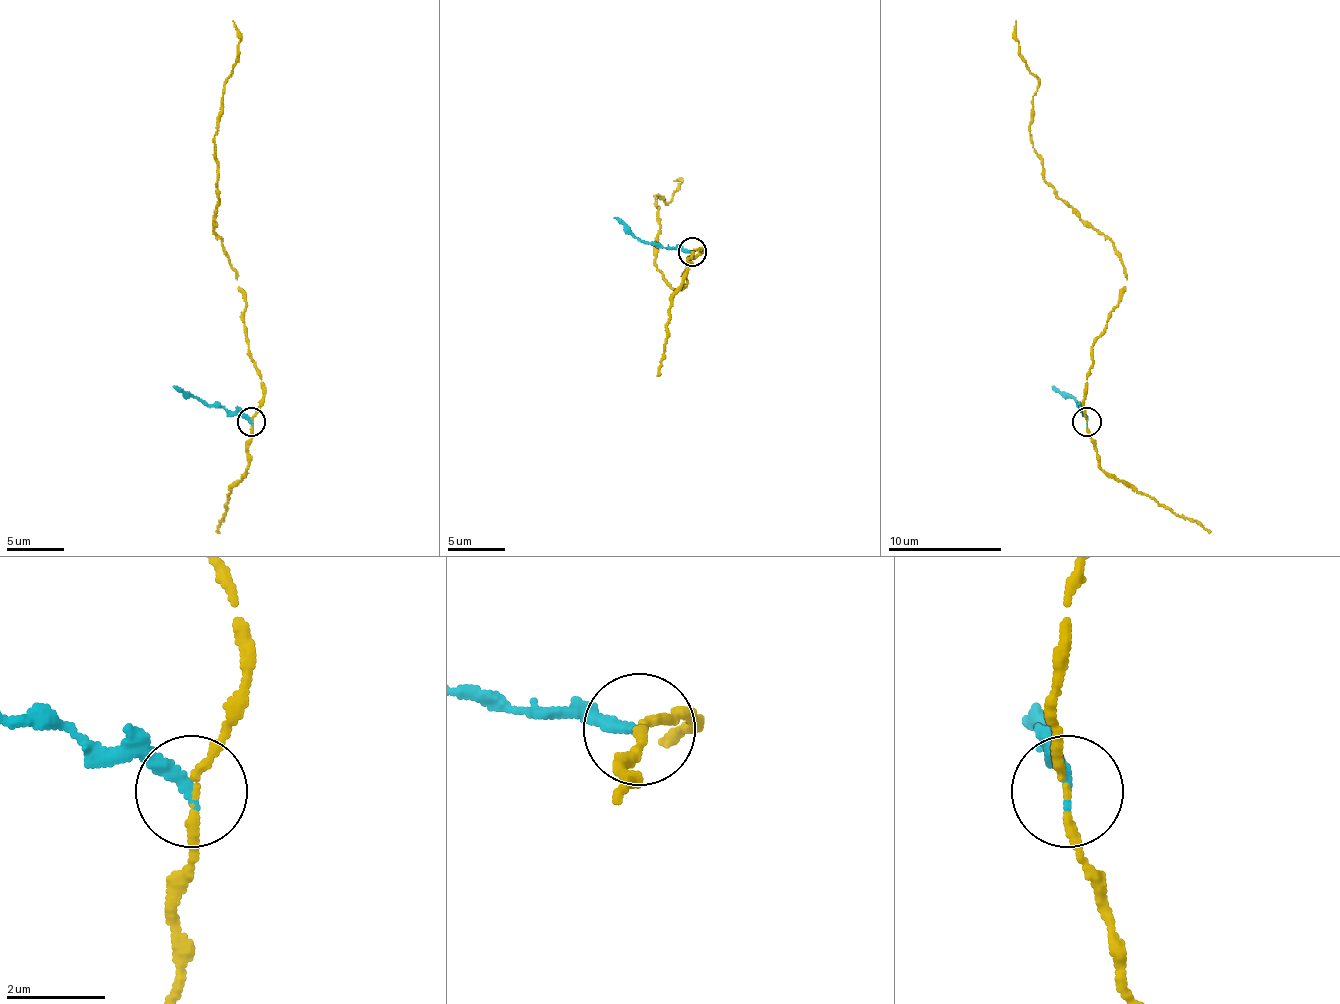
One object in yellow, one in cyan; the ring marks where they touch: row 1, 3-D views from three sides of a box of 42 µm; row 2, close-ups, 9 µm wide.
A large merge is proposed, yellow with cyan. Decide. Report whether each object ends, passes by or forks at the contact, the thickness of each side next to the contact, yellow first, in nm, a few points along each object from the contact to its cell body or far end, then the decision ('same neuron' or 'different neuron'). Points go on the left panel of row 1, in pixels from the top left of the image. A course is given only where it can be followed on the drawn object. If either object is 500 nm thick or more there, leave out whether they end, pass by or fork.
yellow passes by | cyan ends | 140/240 nm | yellow via (252, 421), (263, 381), (243, 324), (246, 304), (235, 267), (215, 233), (215, 151), (240, 43), (232, 20) | cyan via (252, 421), (209, 407), (172, 387) | different neuron

